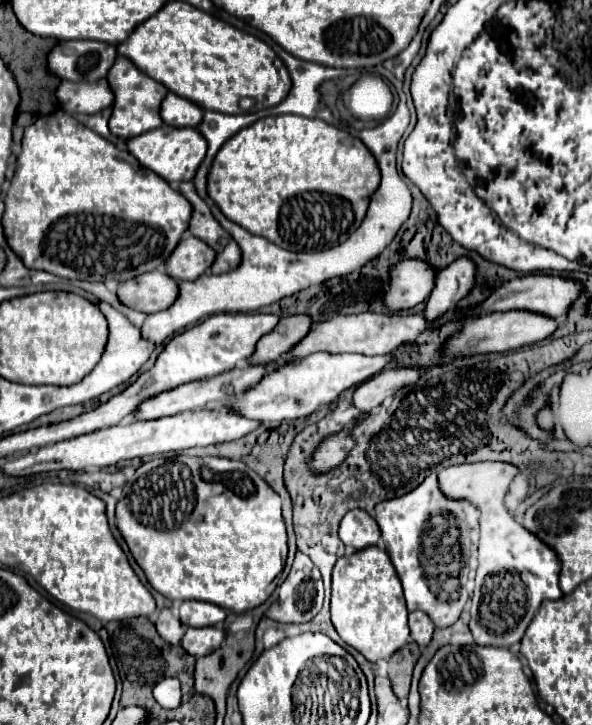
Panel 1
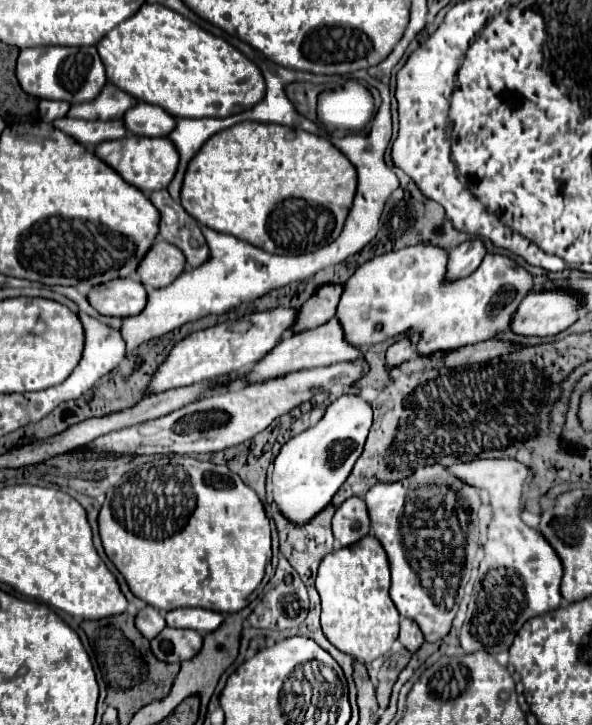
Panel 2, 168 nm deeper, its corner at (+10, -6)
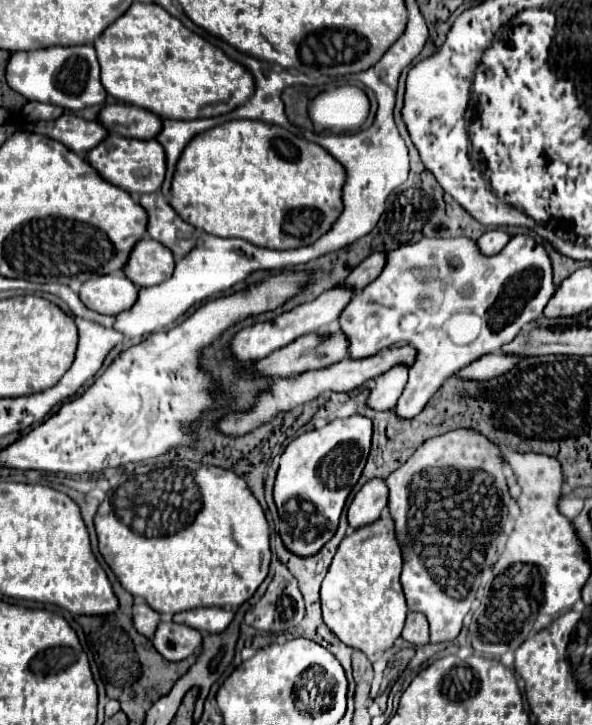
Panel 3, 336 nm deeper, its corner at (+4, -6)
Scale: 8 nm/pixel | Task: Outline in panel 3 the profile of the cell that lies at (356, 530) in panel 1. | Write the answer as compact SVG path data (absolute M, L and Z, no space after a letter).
M382 479L368 481L352 499L348 509L348 525L352 529L360 529L368 523L374 523L380 519L382 509L388 501L388 489Z

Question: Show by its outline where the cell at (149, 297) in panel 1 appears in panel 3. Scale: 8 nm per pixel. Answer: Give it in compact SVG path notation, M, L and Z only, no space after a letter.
M124 275L96 277L82 285L80 299L92 311L118 315L138 301L138 287Z

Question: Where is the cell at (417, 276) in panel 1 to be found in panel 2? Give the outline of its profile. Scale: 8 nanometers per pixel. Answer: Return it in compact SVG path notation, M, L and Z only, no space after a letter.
M412 245L376 255L360 265L348 279L336 313L344 329L344 339L366 353L376 343L418 331L418 357L448 353L504 333L522 299L534 289L534 277L502 253L488 253L474 273L456 281L446 279L446 263L446 249Z

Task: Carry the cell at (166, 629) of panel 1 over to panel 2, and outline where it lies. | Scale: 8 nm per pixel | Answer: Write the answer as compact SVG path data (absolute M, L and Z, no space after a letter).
M148 605L142 611L138 611L138 615L136 615L136 629L146 639L156 637L164 627L166 627L166 623L164 623L164 617L158 613L158 609L154 609L154 607Z

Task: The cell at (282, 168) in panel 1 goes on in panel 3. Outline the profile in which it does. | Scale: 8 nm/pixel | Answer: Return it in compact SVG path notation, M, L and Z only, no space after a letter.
M236 119L208 129L188 143L174 173L170 205L186 223L210 235L246 239L266 249L300 249L328 233L344 211L344 181L346 169L320 145L264 121Z

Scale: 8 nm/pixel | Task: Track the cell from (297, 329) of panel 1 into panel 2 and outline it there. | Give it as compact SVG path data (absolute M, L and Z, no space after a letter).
M324 285L320 287L302 307L300 307L300 315L298 315L298 325L294 327L294 331L302 331L302 329L310 329L316 325L326 323L328 319L332 319L336 315L336 307L340 301L340 295L344 291L344 285Z

